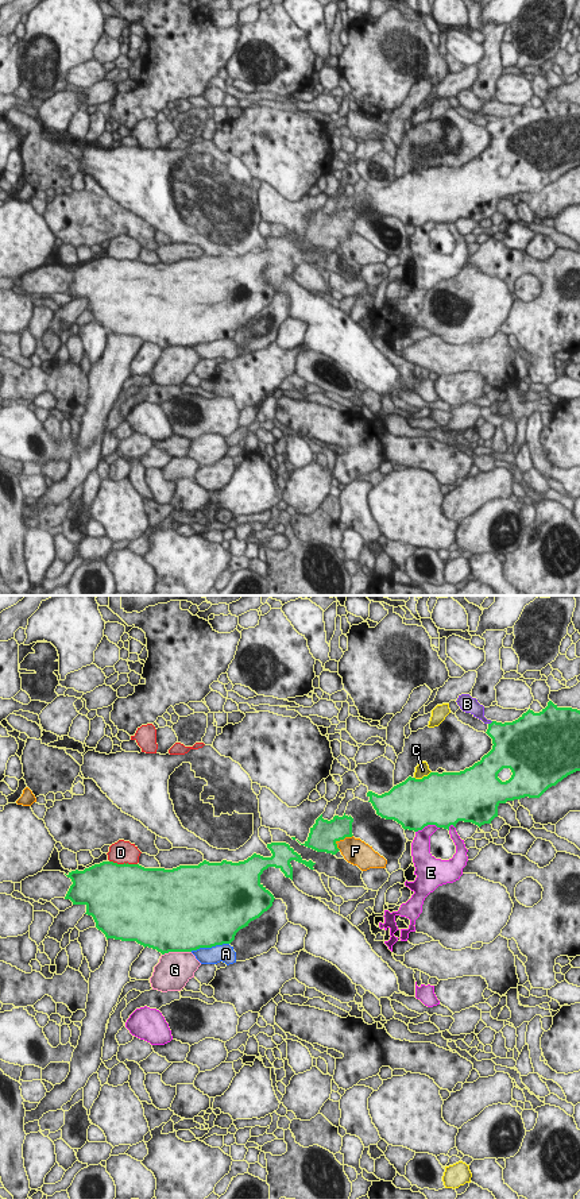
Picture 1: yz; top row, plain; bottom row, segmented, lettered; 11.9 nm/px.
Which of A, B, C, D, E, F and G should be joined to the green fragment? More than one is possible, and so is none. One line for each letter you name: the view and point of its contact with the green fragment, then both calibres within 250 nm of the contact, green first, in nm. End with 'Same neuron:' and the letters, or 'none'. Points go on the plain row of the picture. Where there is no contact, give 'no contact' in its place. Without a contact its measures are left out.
B: contact yz (491, 118); calibres 360 and 160 nm
Same neuron: B

